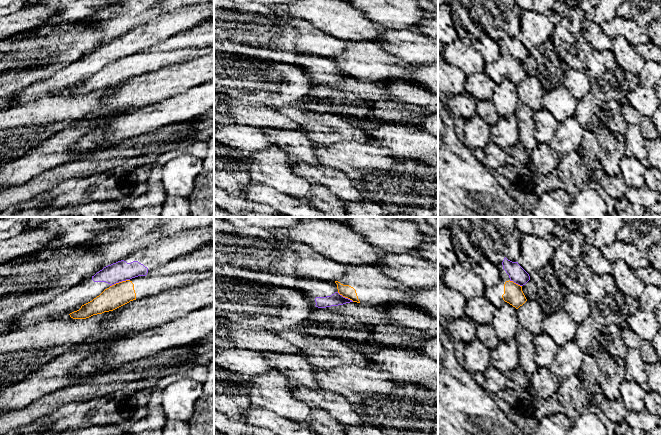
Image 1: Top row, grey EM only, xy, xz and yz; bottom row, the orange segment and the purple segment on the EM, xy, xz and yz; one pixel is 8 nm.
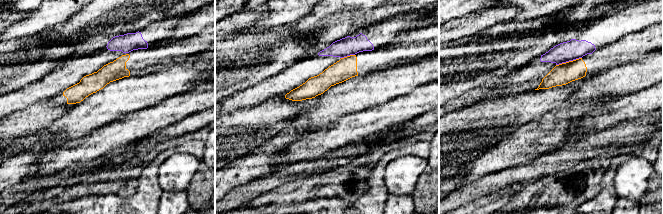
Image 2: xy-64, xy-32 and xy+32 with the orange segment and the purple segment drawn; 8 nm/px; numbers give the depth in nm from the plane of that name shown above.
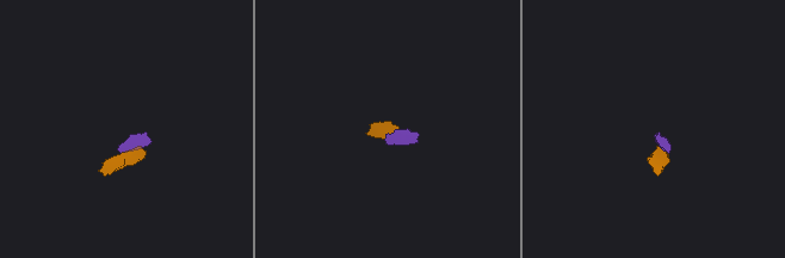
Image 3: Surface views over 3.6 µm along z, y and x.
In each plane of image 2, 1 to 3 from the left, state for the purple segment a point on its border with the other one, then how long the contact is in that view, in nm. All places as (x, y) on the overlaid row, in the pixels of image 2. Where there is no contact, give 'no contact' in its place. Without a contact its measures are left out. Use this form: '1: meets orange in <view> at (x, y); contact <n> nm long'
1: no contact
2: meets orange in xy-32 at (347, 56); contact 120 nm long
3: meets orange in xy+32 at (569, 61); contact 220 nm long

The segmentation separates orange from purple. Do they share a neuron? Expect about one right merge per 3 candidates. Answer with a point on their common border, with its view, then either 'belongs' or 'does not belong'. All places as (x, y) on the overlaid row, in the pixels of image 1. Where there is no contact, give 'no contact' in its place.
xy (119, 282) | does not belong

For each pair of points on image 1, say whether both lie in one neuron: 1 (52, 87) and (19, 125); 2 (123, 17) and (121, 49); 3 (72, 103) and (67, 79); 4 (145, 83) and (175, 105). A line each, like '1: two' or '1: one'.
1: two
2: two
3: two
4: two

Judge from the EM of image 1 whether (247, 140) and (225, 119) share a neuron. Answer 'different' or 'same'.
different

